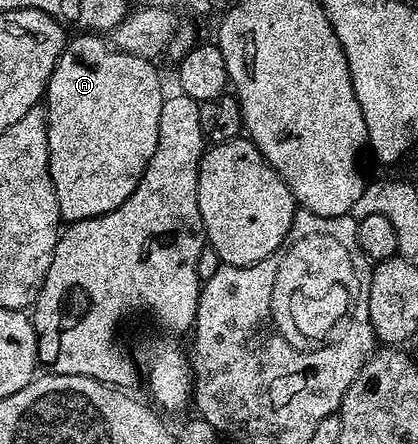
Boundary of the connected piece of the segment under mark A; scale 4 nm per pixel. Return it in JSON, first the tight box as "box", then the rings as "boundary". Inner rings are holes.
{"box":[46,35,166,223],"boundary":[[[100,35],[76,36],[80,37],[74,38],[73,41],[71,38],[65,44],[64,53],[58,59],[58,63],[48,80],[48,91],[46,94],[46,112],[48,115],[48,170],[54,183],[54,191],[58,199],[61,218],[68,223],[106,215],[110,211],[122,207],[122,203],[126,203],[126,199],[130,199],[130,195],[134,195],[134,191],[138,187],[138,183],[142,179],[142,175],[146,171],[146,167],[150,163],[154,151],[158,147],[158,119],[162,119],[162,107],[164,106],[164,98],[166,96],[166,90],[160,86],[160,73],[152,66],[155,64],[149,58],[124,53],[109,44],[105,38],[104,42],[100,38],[103,36]]]}

